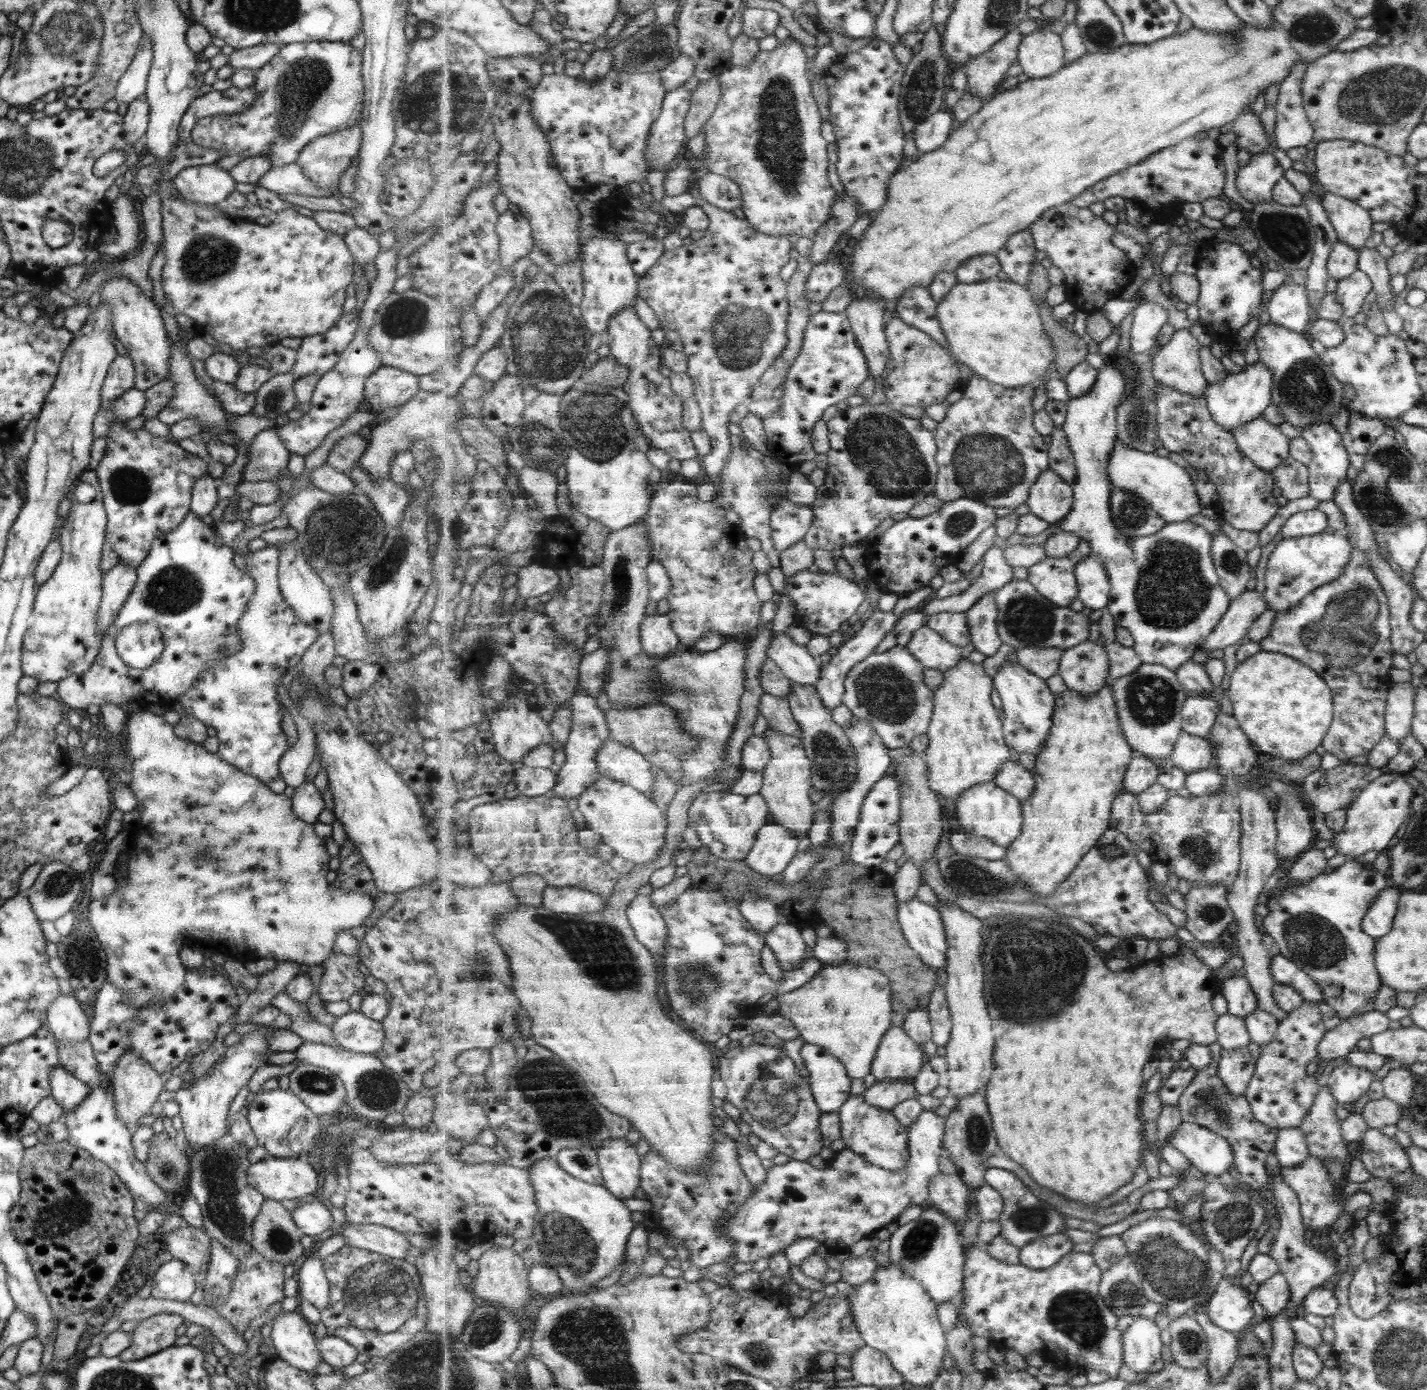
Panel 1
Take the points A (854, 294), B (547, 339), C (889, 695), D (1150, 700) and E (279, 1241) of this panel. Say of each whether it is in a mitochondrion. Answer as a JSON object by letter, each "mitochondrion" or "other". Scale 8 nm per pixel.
{"A":"other","B":"mitochondrion","C":"mitochondrion","D":"mitochondrion","E":"mitochondrion"}

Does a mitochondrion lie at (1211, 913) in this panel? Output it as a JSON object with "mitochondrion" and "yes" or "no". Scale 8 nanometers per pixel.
{"mitochondrion":"yes"}

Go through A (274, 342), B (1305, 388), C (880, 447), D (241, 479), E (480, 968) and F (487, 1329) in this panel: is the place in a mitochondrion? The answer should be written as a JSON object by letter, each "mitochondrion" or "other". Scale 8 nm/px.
{"A":"other","B":"mitochondrion","C":"mitochondrion","D":"other","E":"mitochondrion","F":"mitochondrion"}

